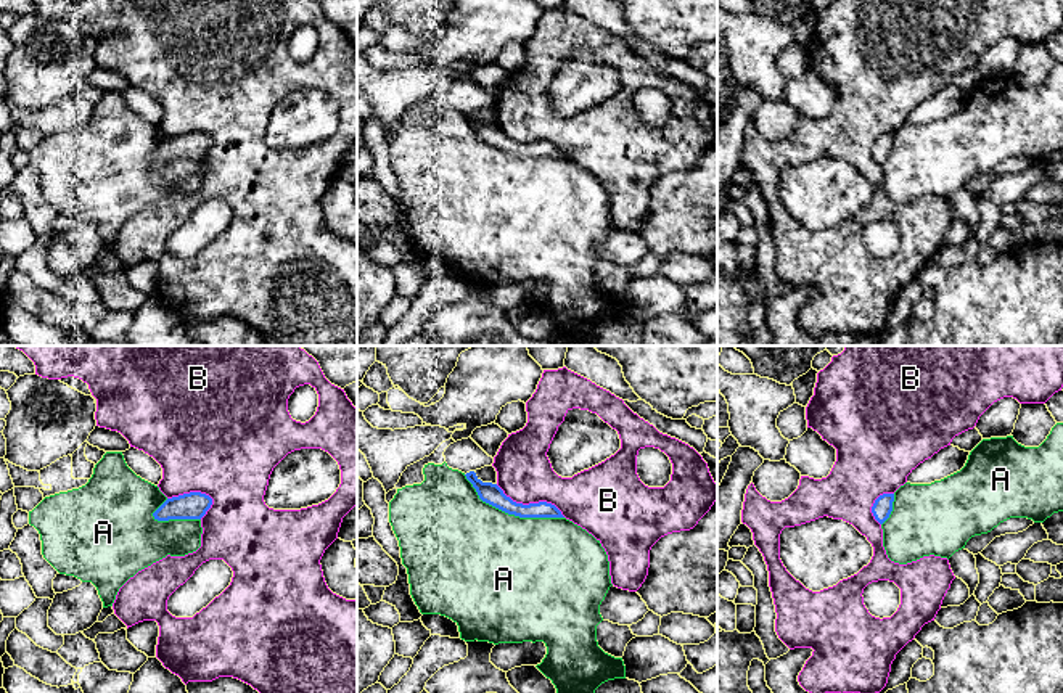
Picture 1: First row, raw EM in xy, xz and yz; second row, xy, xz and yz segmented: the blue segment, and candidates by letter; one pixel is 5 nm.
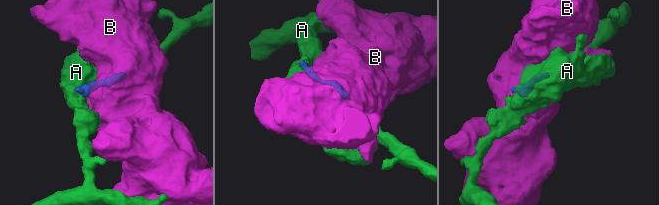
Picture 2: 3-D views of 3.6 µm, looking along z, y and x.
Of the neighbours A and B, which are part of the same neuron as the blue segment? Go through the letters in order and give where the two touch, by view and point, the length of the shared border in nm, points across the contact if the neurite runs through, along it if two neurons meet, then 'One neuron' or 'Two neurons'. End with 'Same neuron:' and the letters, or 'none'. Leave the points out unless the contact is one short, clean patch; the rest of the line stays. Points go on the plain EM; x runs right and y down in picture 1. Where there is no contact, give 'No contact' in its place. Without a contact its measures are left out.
A: Touches blue at xz (510, 153). Shared border 550 nm. Two neurons
B: Touches blue at xz (531, 143). Shared border 380 nm. Two neurons
Same neuron: none

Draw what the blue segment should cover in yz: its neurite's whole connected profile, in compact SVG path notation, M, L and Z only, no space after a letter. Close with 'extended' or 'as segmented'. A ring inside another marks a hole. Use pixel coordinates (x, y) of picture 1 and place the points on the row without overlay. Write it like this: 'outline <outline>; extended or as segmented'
outline M883 133L875 140L872 153L880 164L883 164L889 158L893 151L893 141L894 133Z; as segmented

